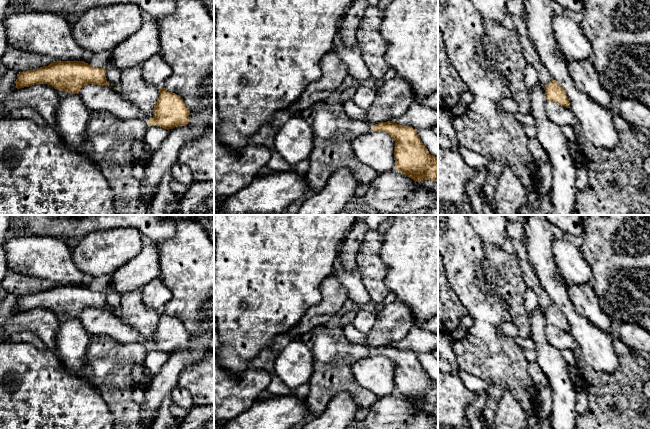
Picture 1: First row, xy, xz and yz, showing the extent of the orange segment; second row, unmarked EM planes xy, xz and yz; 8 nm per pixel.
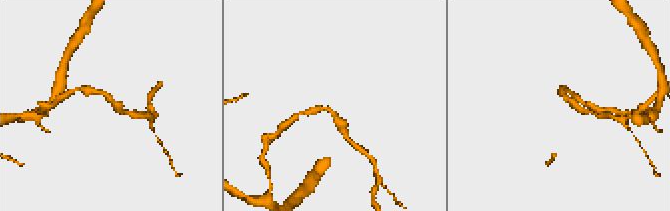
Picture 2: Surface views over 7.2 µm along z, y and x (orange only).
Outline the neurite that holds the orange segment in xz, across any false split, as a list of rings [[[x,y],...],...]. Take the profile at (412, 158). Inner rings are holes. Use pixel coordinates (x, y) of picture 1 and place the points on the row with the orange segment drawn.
[[[393,121],[380,122],[371,129],[384,131],[394,139],[395,167],[398,172],[416,182],[435,181],[438,177],[438,158],[429,153],[415,129]]]

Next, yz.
[[[552,79],[544,87],[544,90],[547,101],[552,101],[566,108],[570,108],[570,102],[565,90],[556,80]]]

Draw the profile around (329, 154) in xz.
[[[347,75],[327,101],[317,102],[300,112],[315,135],[307,173],[308,185],[315,193],[321,191],[339,169],[350,169],[358,185],[364,186],[377,175],[374,169],[359,161],[351,145],[357,136],[369,133],[371,127],[349,118],[344,112],[343,92],[360,85],[359,79]]]

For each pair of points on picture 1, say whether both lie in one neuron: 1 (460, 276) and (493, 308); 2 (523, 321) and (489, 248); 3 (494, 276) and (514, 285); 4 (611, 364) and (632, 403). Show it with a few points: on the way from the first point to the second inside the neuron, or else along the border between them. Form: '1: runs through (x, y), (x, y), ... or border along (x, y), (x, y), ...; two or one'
1: runs through (468, 284), (485, 301); one
2: runs through (516, 303), (512, 290), (499, 277), (495, 266); one
3: runs through (499, 278), (509, 285); one
4: border along (615, 348), (619, 361), (616, 371), (592, 369); two

